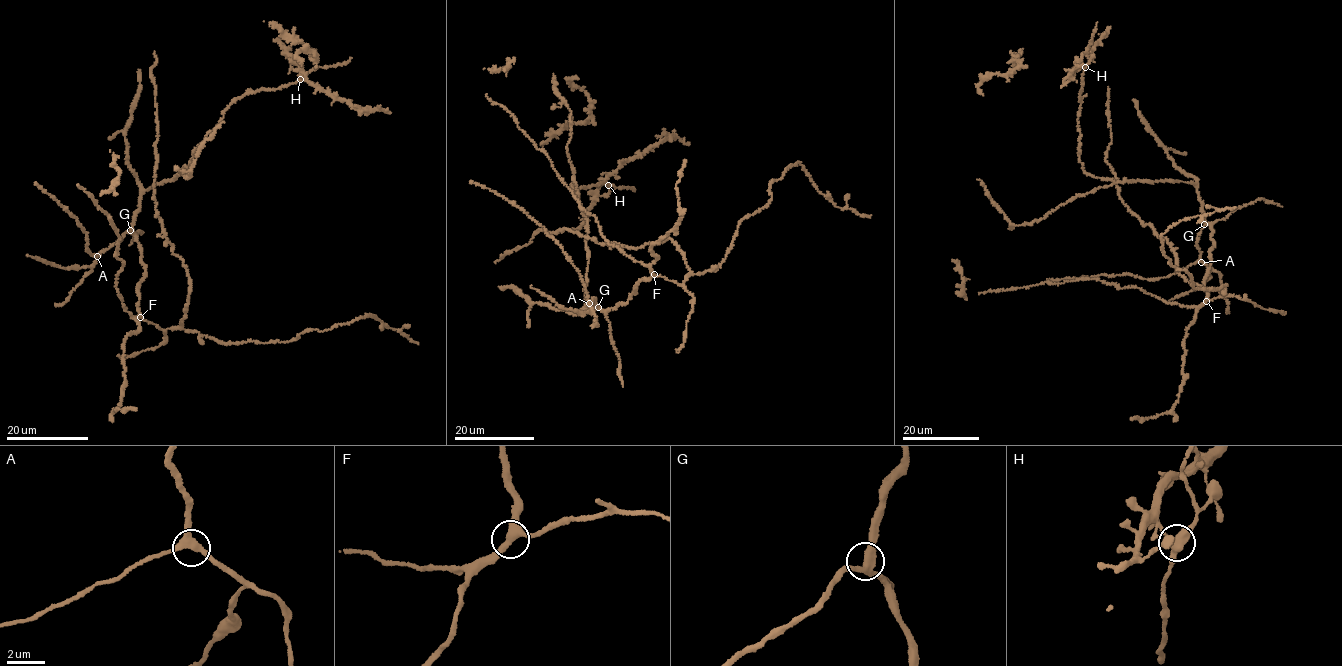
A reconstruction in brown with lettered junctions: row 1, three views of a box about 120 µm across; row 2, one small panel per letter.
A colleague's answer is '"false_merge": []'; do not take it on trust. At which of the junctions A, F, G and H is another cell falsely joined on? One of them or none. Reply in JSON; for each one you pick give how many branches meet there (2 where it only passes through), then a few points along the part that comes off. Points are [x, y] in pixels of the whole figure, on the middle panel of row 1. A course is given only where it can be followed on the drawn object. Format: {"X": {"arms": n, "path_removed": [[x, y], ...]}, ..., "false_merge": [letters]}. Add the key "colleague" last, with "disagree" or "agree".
{"false_merge": [], "colleague": "agree"}

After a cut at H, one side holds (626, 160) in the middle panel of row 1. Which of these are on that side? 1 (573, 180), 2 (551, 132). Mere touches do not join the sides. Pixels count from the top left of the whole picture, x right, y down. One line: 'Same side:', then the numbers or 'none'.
Same side: 2

